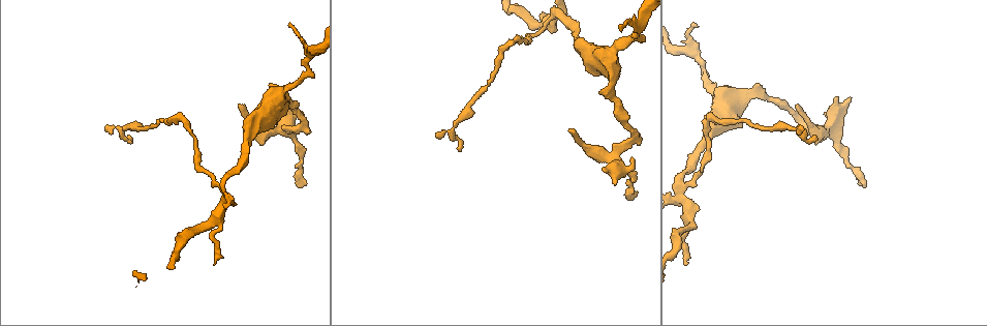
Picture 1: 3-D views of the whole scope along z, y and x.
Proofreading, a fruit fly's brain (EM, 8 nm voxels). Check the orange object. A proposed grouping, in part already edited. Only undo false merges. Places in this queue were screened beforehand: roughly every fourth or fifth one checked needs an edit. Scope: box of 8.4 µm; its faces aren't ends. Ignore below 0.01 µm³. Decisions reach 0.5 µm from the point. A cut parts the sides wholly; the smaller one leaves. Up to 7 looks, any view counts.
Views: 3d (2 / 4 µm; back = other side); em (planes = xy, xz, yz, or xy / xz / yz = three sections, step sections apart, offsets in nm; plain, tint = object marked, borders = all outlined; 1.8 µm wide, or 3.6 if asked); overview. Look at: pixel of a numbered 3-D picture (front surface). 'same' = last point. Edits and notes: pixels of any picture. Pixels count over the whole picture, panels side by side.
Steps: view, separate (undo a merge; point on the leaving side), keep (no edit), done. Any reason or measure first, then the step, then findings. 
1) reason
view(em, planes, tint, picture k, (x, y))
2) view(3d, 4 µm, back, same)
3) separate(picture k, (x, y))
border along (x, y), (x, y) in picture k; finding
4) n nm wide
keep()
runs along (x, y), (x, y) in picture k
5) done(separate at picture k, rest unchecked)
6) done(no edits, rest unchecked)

looks like a crossing
view(3d, 2 µm, picture 1, (223, 183))

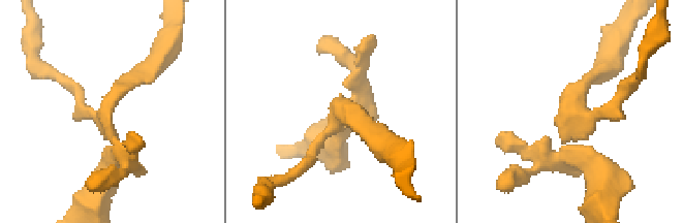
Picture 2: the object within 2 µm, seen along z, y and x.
4 arms
view(em, planes, tint, picture 2, (106, 114))

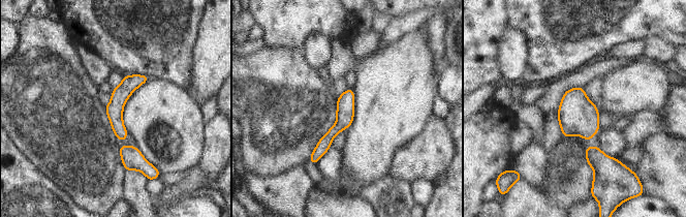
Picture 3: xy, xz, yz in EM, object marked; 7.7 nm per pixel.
keep()
runs along (349, 91), (344, 121), (312, 159) in picture 3; one neuron here

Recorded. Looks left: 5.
view(3d, 4 µm, picture 1, (792, 128))

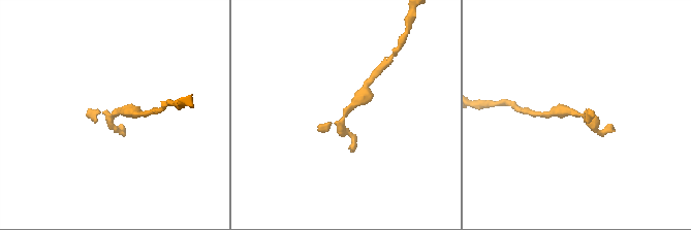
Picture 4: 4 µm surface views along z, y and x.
view(em, planes, tint, picture 4, (342, 117))

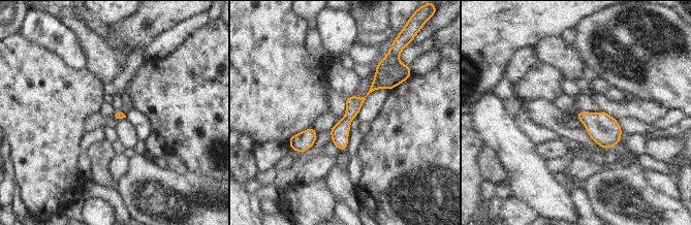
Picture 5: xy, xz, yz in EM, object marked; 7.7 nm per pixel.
keep()
all the same neuron

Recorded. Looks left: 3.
looks like a crossing
view(3d, 4 µm, picture 1, (286, 130))

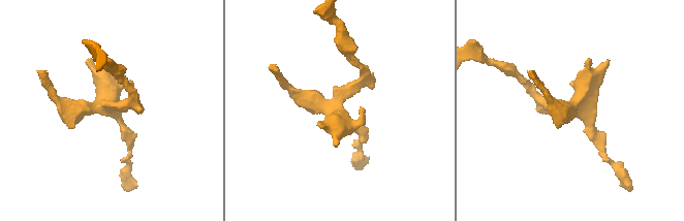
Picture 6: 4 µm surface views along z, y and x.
4 arms; now the EM
view(em, yz, step 8, tint, picture 6, (103, 106))

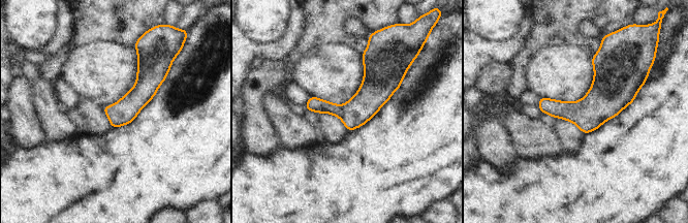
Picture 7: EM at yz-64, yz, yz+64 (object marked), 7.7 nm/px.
view(em, planes, borders, same)

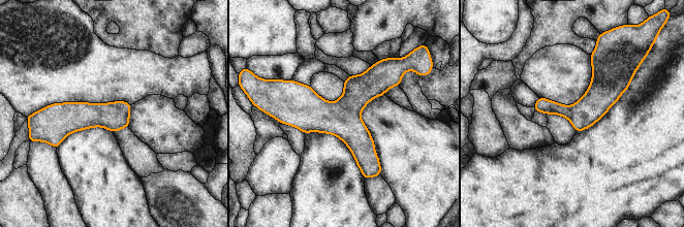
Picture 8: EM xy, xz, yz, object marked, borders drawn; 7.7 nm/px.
keep()
runs along (397, 80), (344, 108), (282, 107) in picture 8; all the same neuron

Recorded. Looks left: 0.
done(no edits, rest unchecked)

